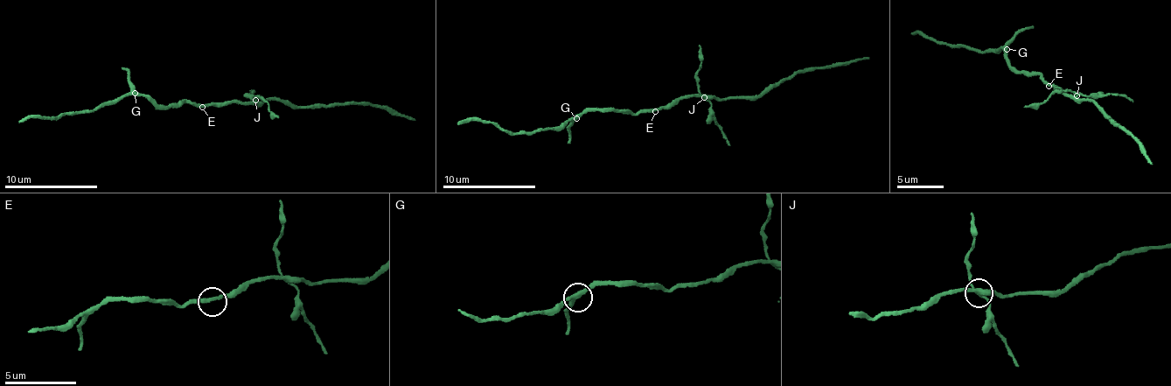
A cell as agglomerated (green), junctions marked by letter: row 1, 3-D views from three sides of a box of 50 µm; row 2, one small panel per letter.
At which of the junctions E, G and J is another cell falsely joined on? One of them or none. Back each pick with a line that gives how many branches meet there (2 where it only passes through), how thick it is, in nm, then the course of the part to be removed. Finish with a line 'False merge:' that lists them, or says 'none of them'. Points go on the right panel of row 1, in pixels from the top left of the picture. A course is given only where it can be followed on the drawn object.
J: 4 branches meet; 320 nm thick; foreign part runs (1076, 94), (1068, 90), (1056, 92), (1043, 102), (1023, 106)
False merge: J

